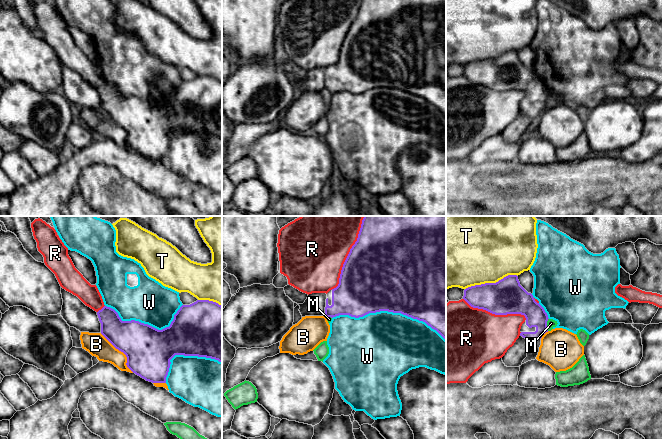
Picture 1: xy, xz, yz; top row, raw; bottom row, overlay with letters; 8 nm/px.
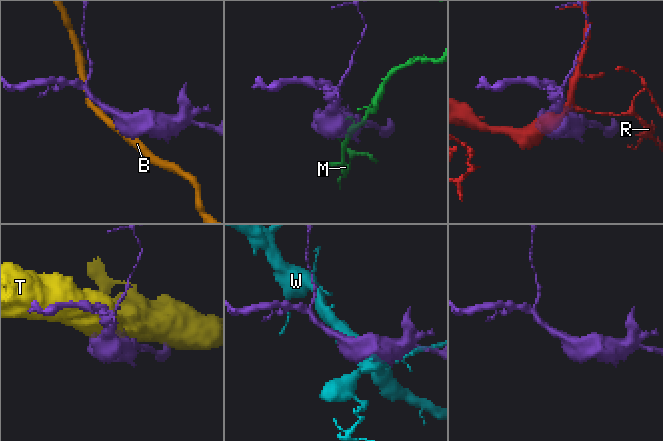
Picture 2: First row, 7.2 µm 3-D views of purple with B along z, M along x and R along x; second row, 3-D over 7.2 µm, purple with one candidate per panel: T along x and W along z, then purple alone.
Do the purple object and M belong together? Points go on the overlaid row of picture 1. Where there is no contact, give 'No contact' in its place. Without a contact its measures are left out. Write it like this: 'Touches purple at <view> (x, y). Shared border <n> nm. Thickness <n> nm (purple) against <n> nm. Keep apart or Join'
Touches purple at yz (546, 324). Shared border 100 nm. Thickness 180 nm (purple) against 70 nm. Keep apart

